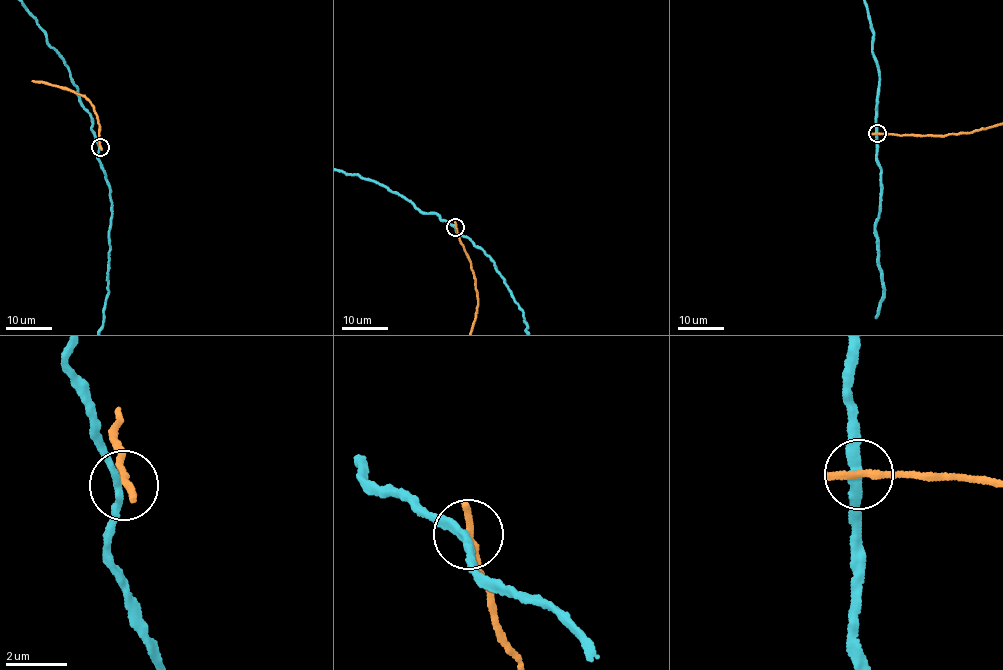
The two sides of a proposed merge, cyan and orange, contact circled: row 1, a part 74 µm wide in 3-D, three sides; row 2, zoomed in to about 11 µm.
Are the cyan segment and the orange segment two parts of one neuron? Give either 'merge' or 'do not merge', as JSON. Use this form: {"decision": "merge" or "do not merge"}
{"decision": "do not merge"}

